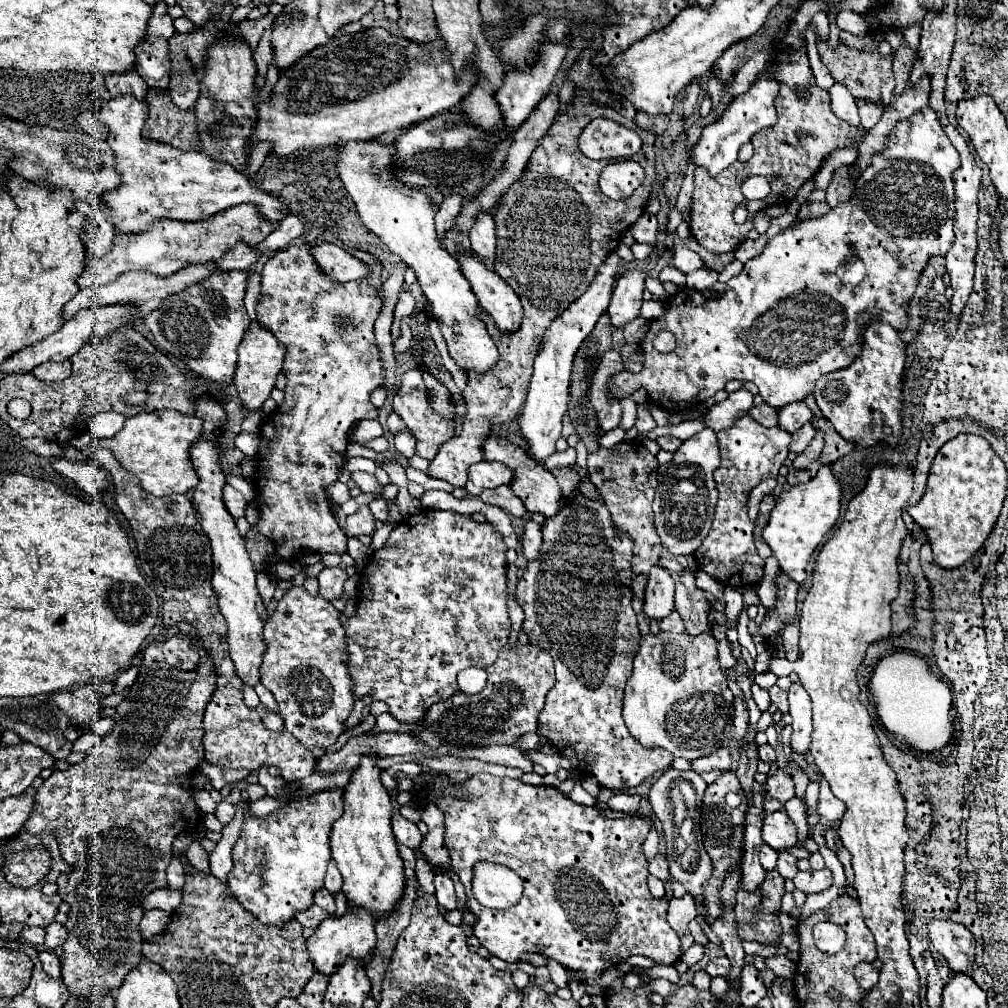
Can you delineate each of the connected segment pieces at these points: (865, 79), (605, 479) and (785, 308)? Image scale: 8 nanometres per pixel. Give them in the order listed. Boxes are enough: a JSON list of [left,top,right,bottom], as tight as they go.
[[817,38,895,106],[587,442,663,576],[611,106,959,412]]

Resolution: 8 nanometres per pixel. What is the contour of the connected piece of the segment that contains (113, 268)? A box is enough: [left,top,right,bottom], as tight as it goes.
[77,204,277,288]

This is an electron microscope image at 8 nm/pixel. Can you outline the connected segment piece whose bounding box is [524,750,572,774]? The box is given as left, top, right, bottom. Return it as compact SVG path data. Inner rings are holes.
M525 750L524 752L529 753L529 757L534 763L542 765L547 773L555 774L558 770L572 768L571 762L563 755L557 754L541 754L537 751Z

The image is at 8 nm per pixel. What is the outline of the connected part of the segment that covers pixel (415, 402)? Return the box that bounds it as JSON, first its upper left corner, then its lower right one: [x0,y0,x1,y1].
[393,368,455,460]

